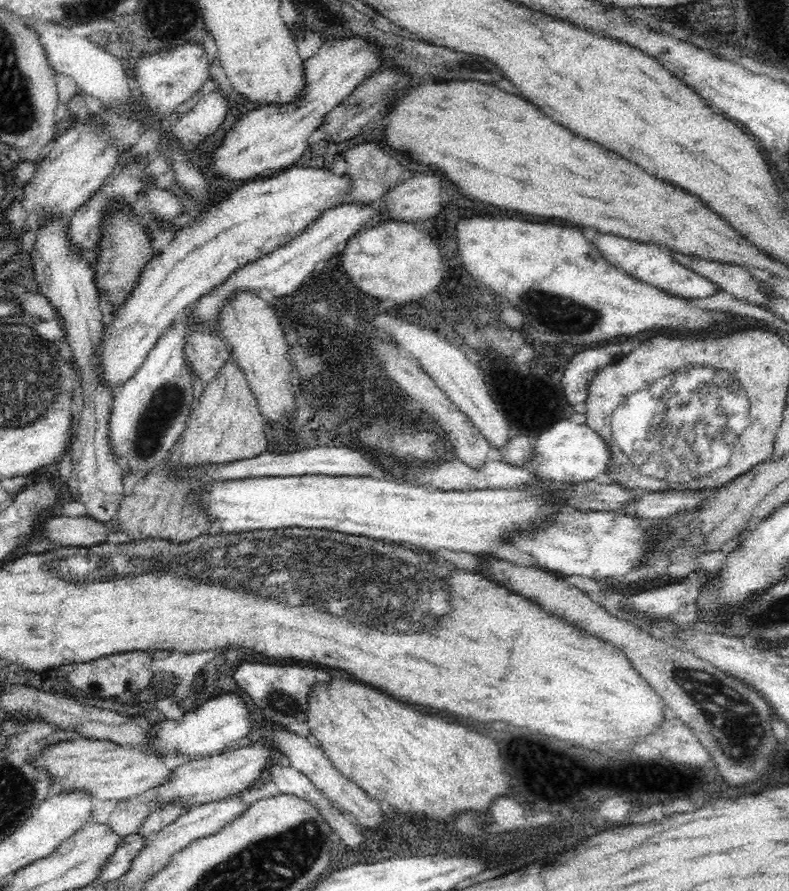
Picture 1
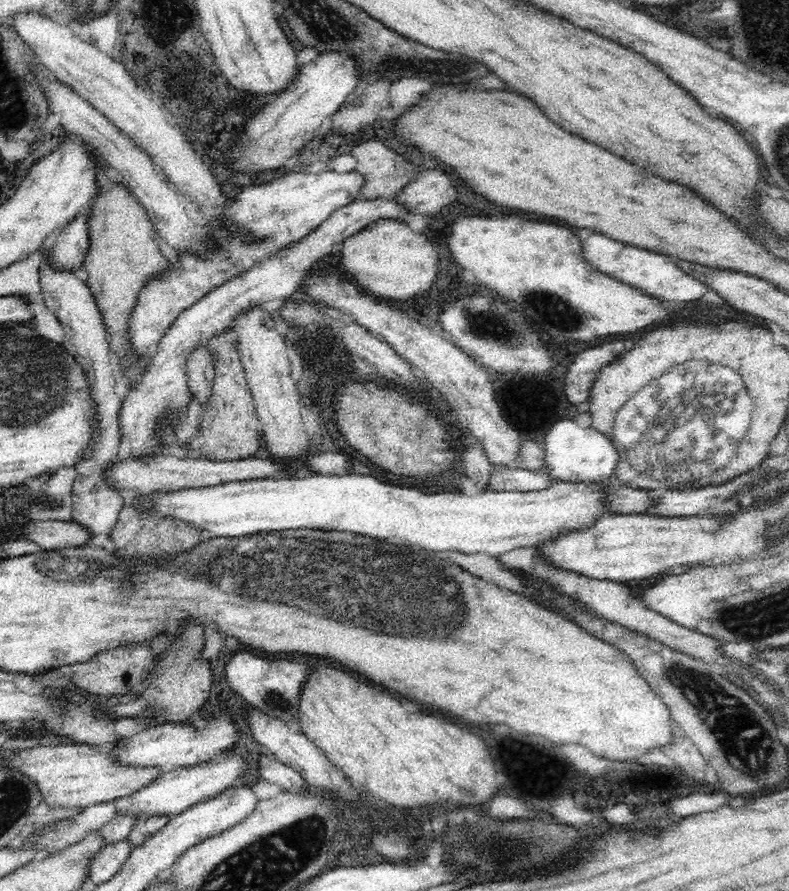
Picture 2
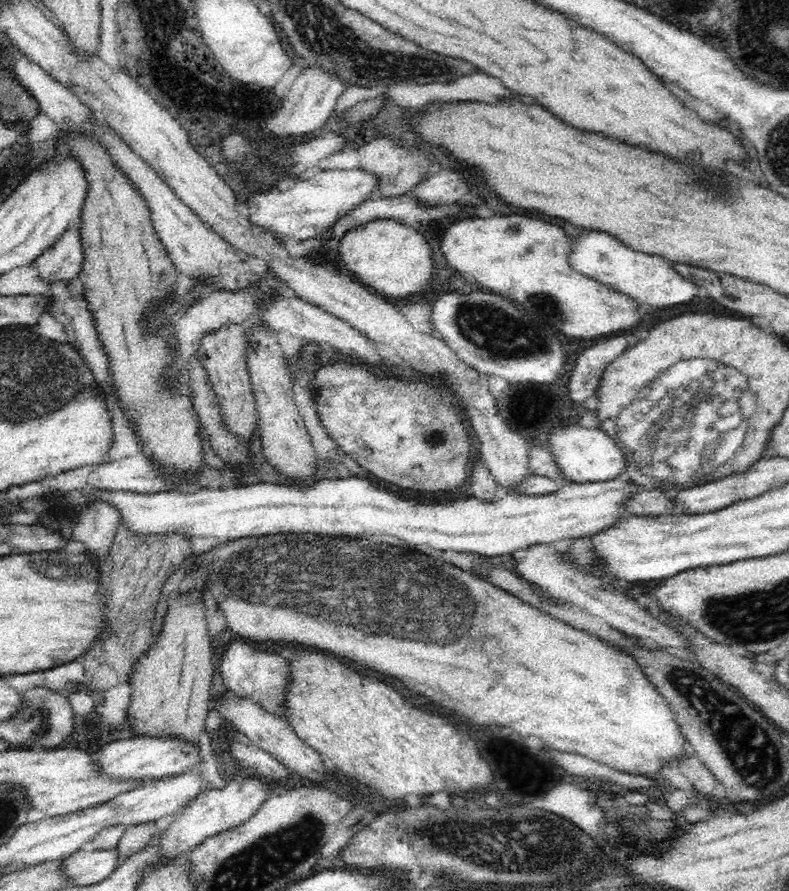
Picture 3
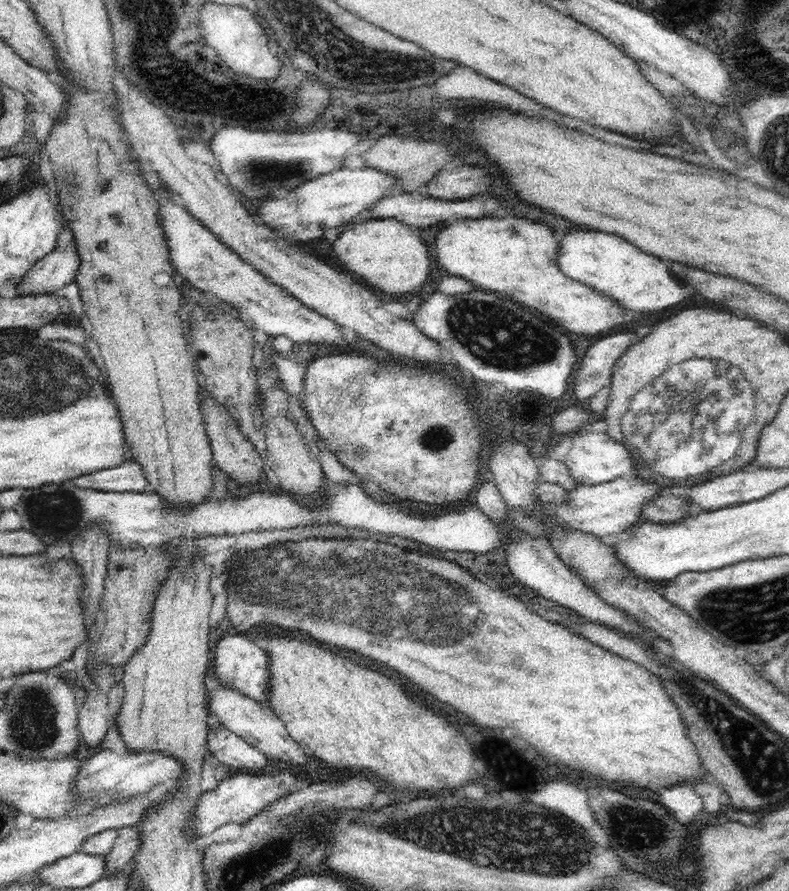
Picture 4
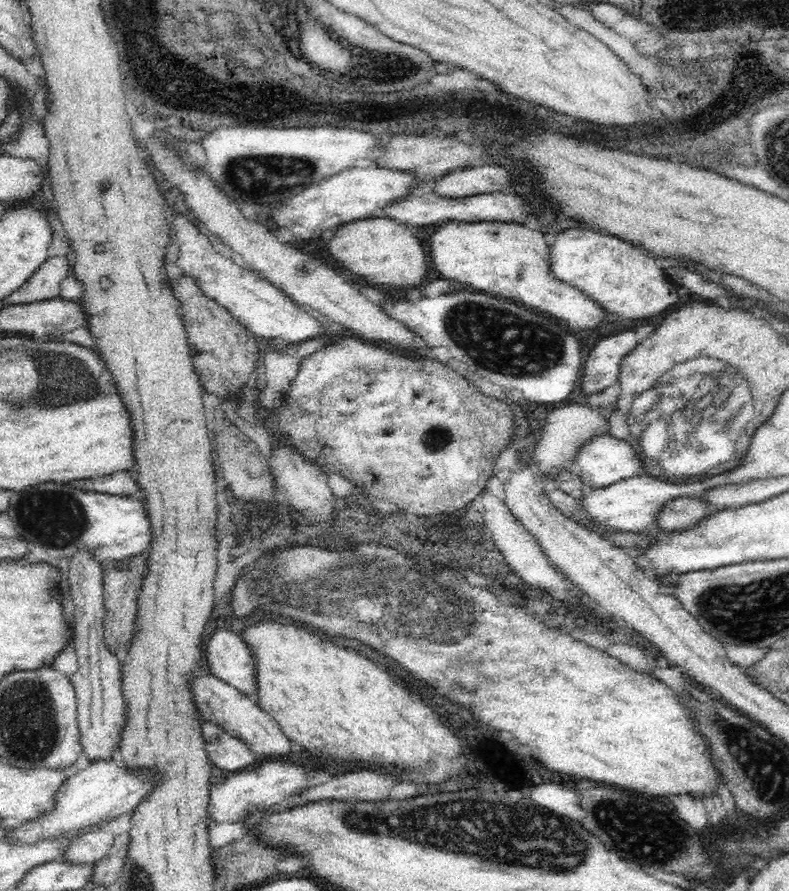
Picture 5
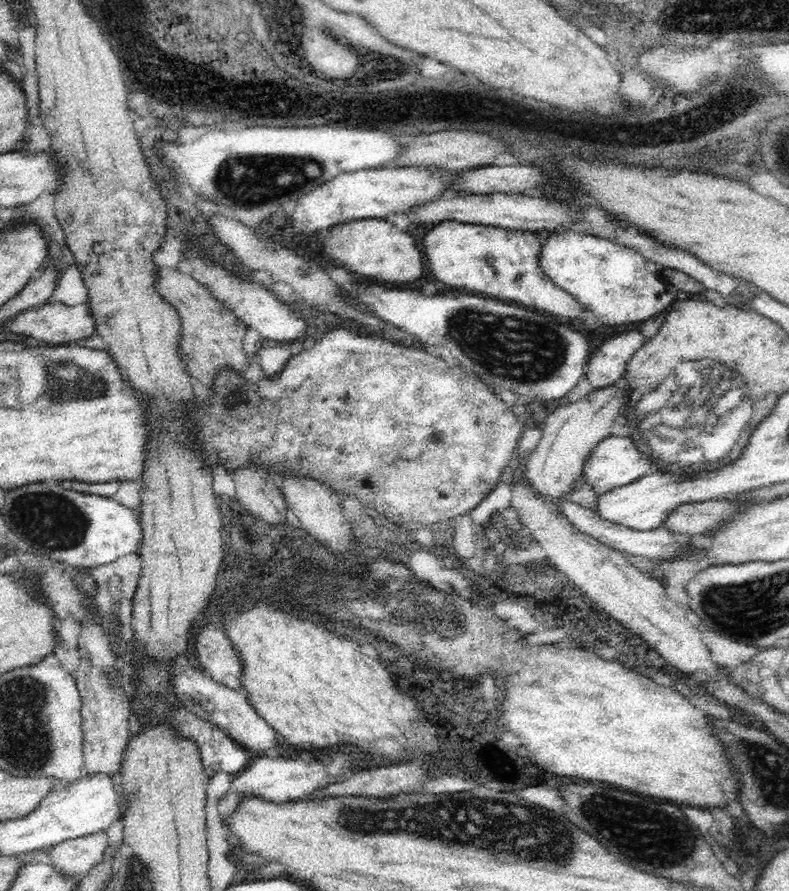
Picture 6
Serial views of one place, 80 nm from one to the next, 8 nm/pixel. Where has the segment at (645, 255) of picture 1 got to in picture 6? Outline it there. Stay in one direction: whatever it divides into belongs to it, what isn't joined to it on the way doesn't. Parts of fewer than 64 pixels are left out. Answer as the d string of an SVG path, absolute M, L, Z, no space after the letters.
M576 230L552 233L542 242L540 267L558 288L577 298L604 326L647 321L669 310L679 291L665 281L656 263L645 259L637 250Z

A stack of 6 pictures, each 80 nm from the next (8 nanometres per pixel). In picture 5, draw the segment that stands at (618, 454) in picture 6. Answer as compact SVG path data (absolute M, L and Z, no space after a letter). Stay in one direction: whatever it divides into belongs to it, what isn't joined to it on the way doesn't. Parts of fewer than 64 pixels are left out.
M608 432L602 435L592 435L591 438L580 443L575 450L571 464L572 470L591 489L610 486L611 483L618 482L619 479L641 474L642 468L642 462L638 460L638 454L634 453L634 447L630 446L626 439L616 438Z

